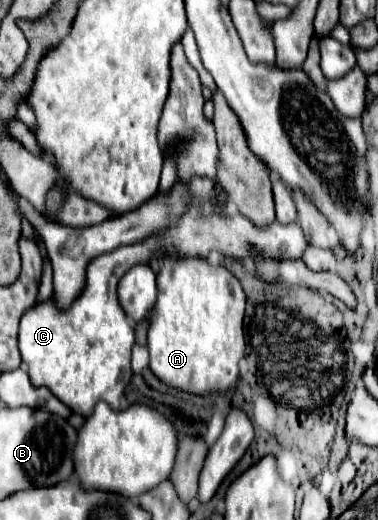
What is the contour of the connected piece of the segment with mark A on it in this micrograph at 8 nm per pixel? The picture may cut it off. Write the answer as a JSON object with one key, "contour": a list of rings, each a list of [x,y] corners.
{"contour":[[[192,257],[188,261],[168,261],[162,259],[162,269],[158,273],[158,301],[154,307],[154,315],[150,317],[148,329],[148,351],[150,351],[150,369],[152,373],[166,385],[194,393],[228,393],[234,389],[240,377],[238,363],[244,357],[246,339],[242,329],[246,295],[238,283],[238,279],[226,267],[212,267],[208,261]]]}

